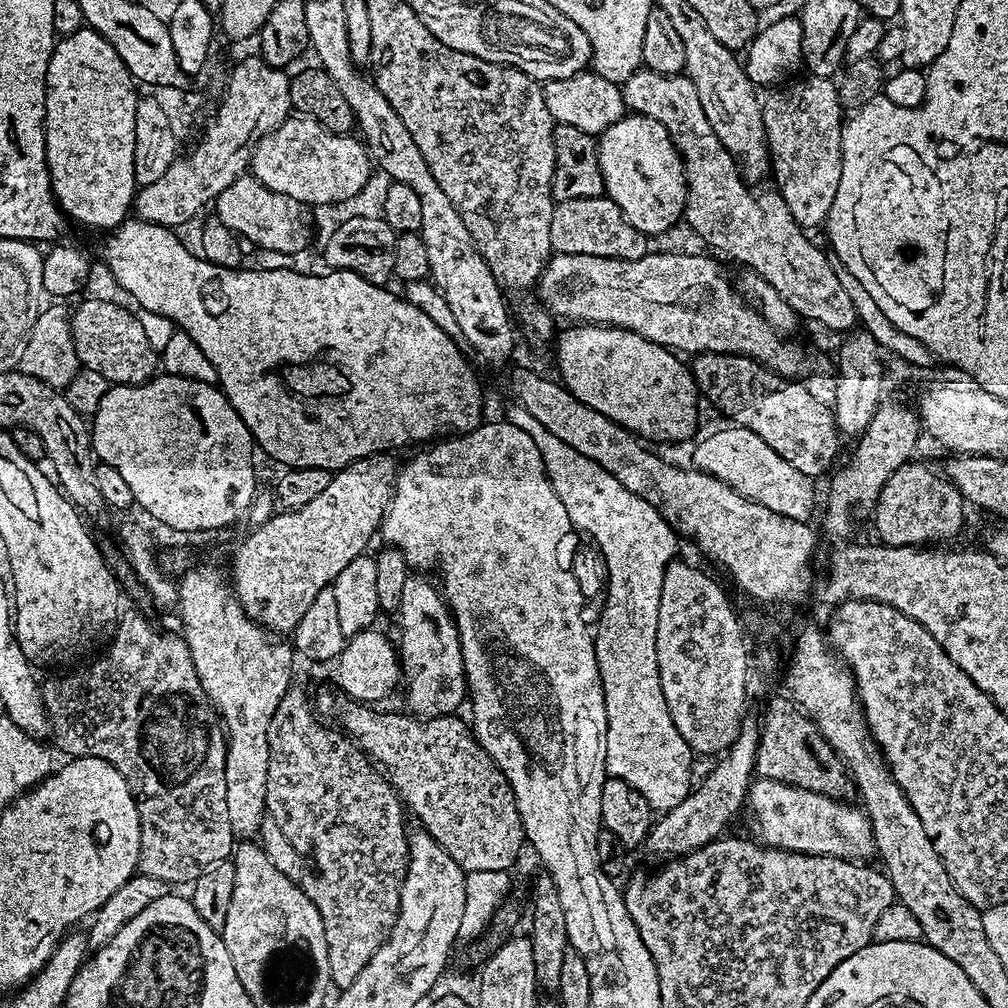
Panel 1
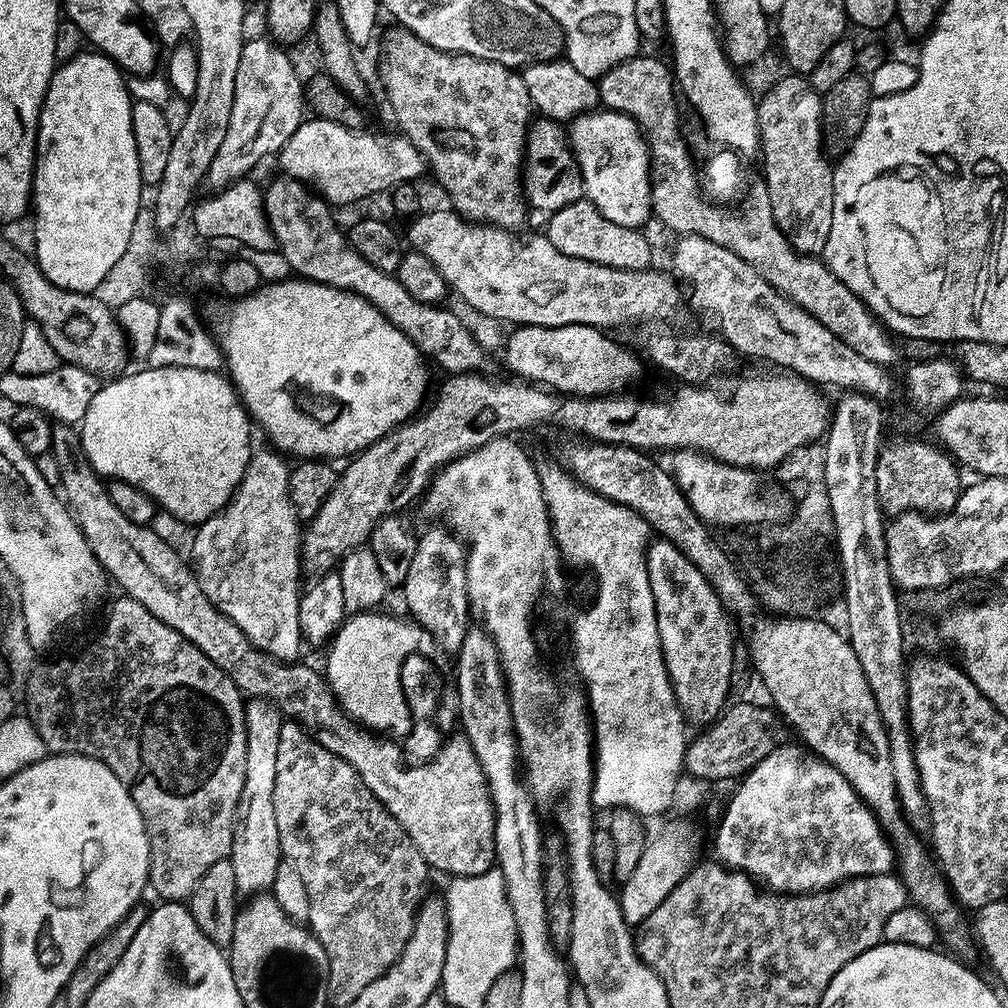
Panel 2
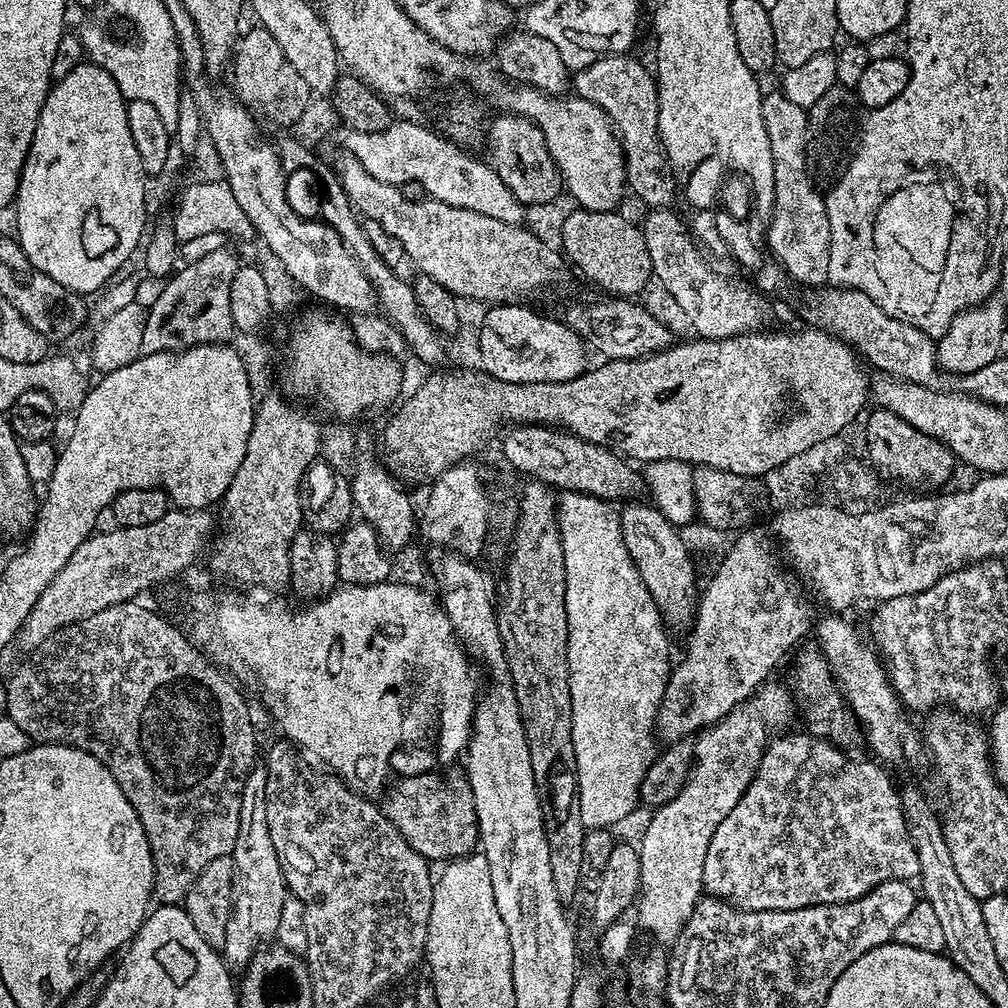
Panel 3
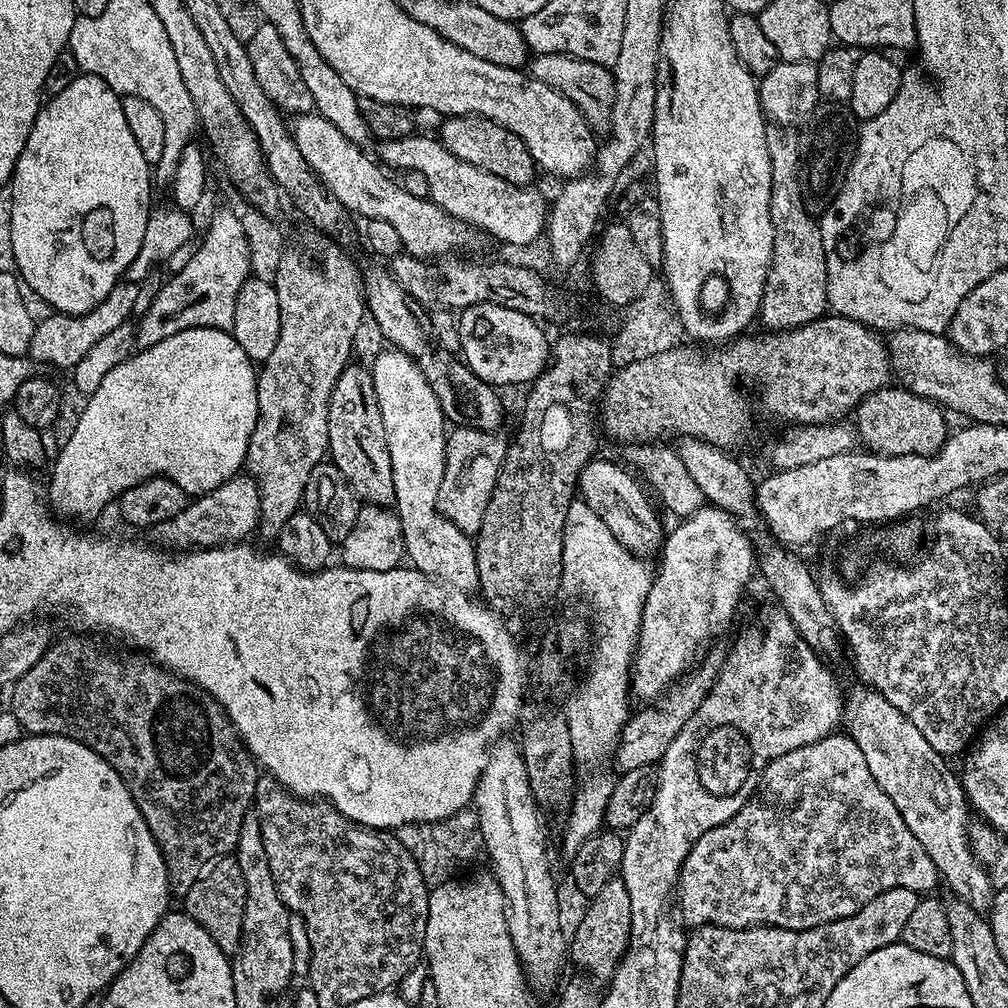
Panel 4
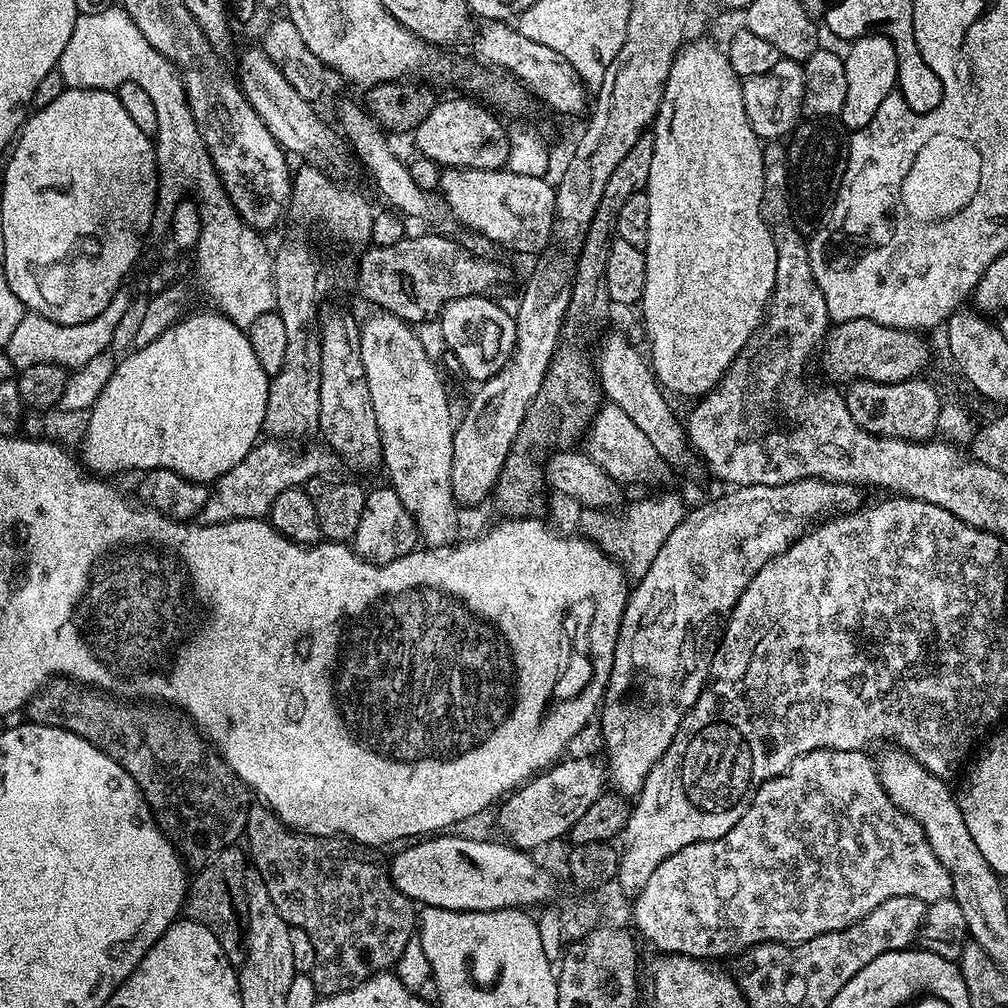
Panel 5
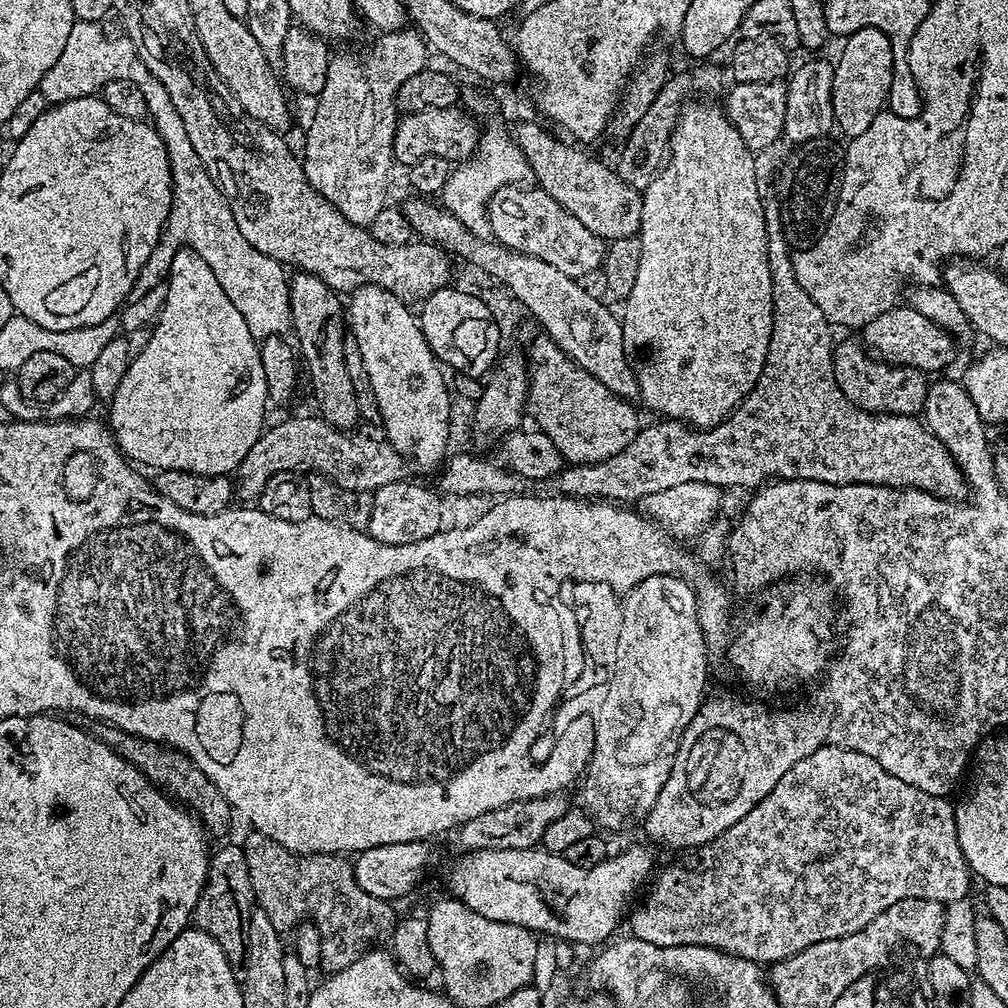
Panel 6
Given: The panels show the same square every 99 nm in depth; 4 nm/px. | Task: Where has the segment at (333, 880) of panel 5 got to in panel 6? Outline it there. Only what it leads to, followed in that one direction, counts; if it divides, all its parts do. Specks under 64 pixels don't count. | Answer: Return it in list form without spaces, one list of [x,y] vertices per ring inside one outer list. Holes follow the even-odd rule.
[[[249,831],[248,837],[242,840],[242,847],[246,854],[246,866],[250,866],[250,882],[254,904],[259,911],[270,918],[270,922],[281,934],[288,934],[304,921],[311,921],[321,935],[321,969],[331,974],[346,970],[350,962],[354,962],[359,956],[373,951],[377,946],[389,939],[396,928],[398,913],[393,905],[382,898],[374,898],[374,894],[366,894],[362,886],[356,881],[356,869],[348,864],[343,855],[330,852],[319,852],[313,856],[300,856],[296,852],[286,850],[286,846],[278,846],[266,834]]]

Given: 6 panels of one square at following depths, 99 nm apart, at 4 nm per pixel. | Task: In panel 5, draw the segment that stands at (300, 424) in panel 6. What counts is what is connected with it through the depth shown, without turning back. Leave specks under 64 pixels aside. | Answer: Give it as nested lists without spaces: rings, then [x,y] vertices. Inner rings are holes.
[[[268,438],[257,443],[256,447],[250,450],[250,454],[246,454],[246,458],[238,462],[238,466],[234,466],[234,470],[222,474],[219,480],[215,481],[214,487],[209,491],[206,506],[198,513],[199,519],[205,524],[225,524],[231,520],[259,520],[269,515],[272,500],[279,492],[287,488],[307,485],[309,480],[321,474],[335,473],[332,471],[335,470],[336,464],[338,465],[338,457],[331,448],[327,446],[320,447],[321,449],[308,448],[305,452],[295,452],[292,448],[295,447],[275,438]]]

